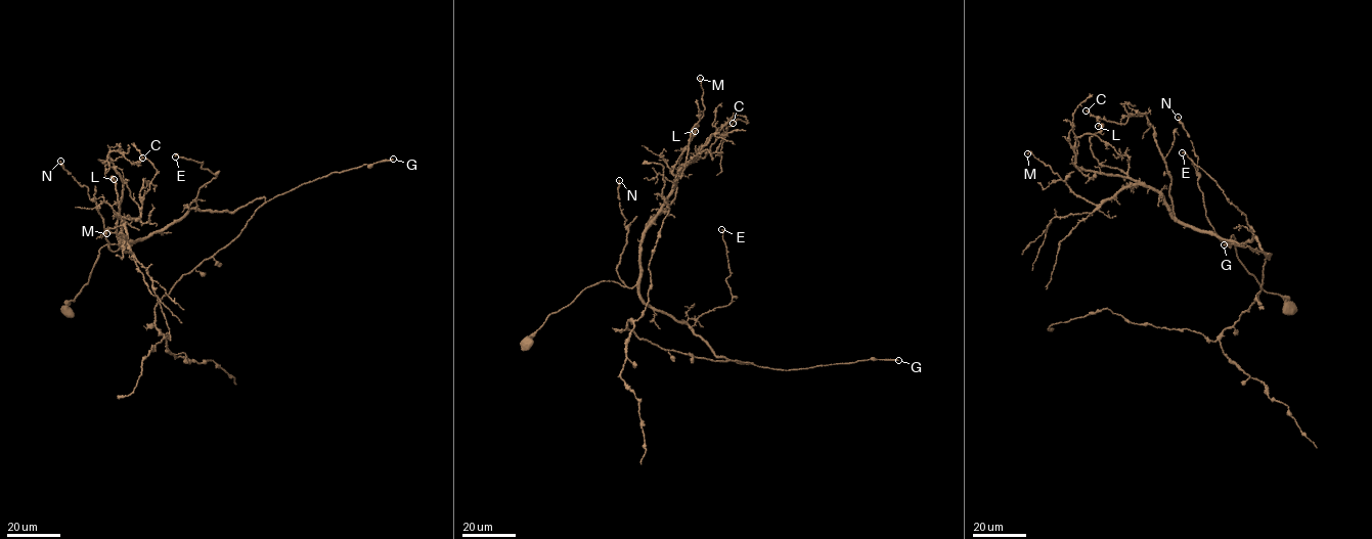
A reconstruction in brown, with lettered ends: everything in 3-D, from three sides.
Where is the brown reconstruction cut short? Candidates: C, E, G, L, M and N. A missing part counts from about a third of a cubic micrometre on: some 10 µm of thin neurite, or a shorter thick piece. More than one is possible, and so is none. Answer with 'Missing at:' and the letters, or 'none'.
Missing at: G

